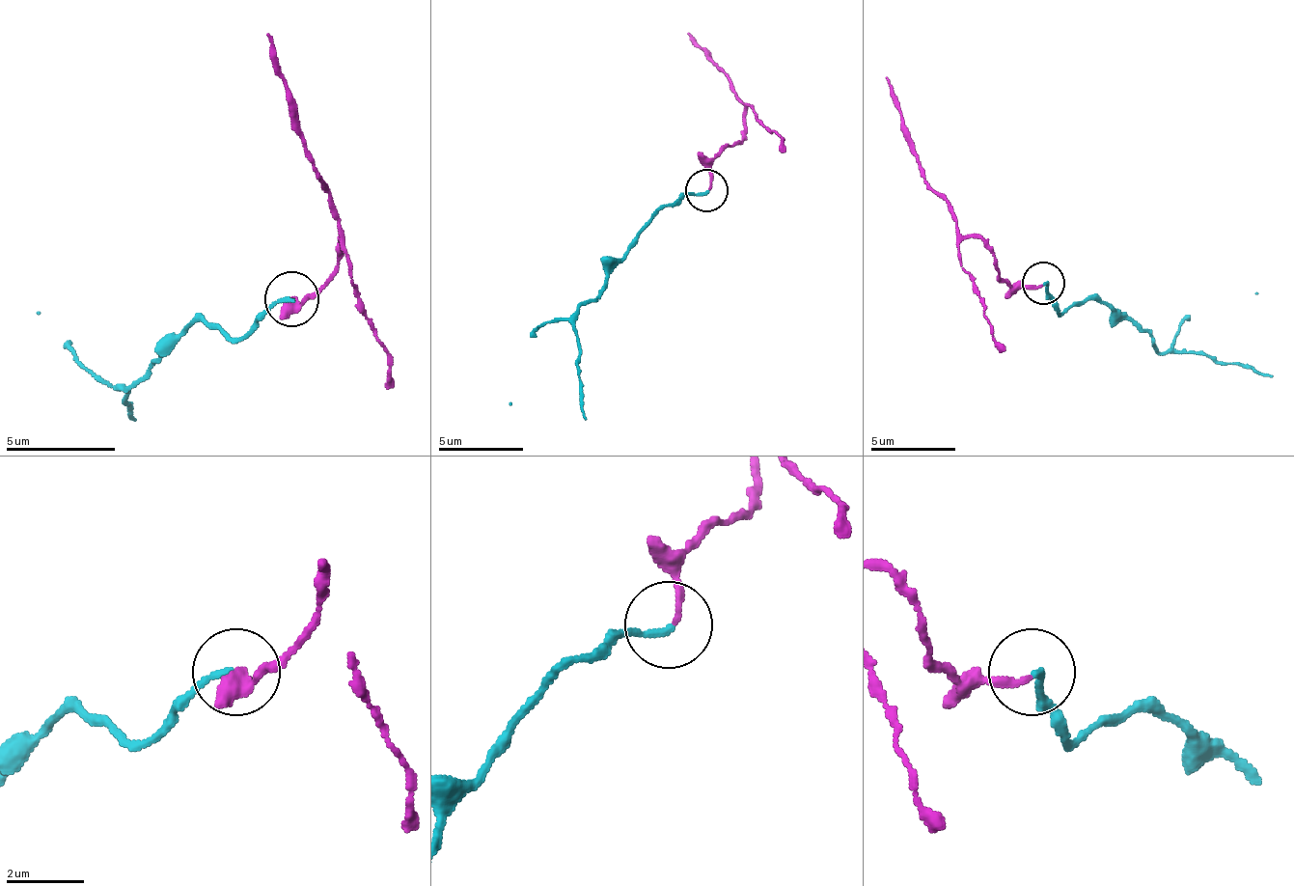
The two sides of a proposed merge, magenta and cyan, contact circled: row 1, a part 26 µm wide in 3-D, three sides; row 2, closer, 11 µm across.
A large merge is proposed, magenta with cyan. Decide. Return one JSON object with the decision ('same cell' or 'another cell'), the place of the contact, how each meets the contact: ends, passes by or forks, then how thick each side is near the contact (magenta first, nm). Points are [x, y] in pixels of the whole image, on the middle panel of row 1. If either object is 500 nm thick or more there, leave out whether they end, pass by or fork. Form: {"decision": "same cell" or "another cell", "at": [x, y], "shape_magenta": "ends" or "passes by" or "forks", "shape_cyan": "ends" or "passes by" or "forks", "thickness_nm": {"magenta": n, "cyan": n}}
{"decision": "same cell", "at": [706, 190], "shape_magenta": "ends", "shape_cyan": "ends", "thickness_nm": {"magenta": 160, "cyan": 170}}

